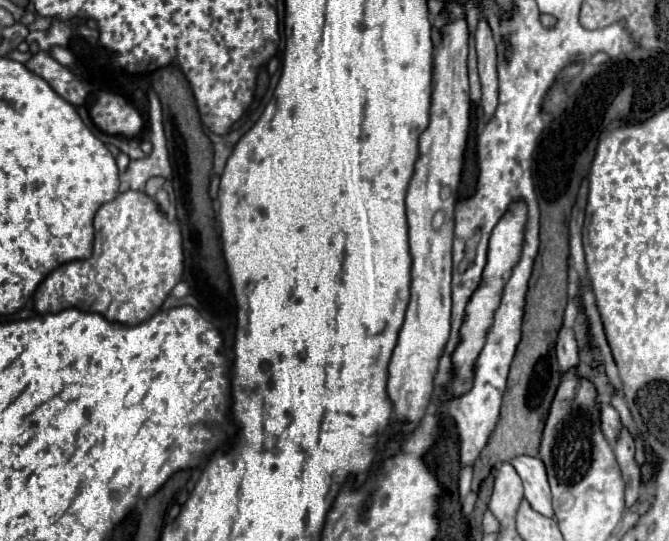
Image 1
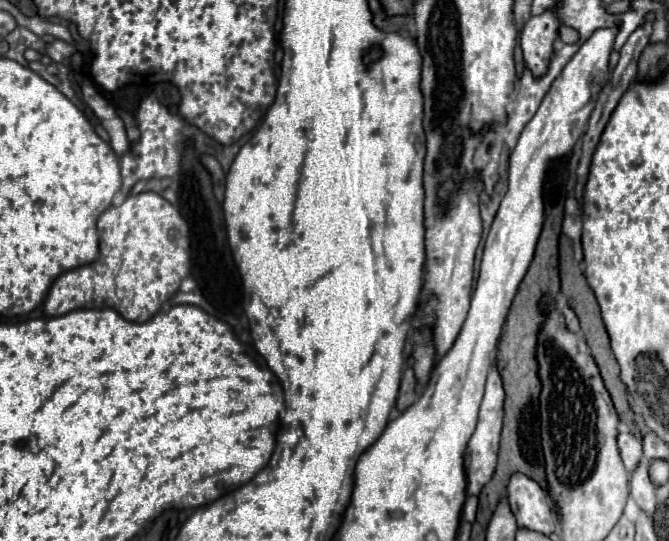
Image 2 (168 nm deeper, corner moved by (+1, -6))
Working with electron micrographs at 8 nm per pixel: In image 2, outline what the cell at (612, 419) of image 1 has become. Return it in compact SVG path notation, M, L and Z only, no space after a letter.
M618 434L618 446L628 472L634 472L642 462L642 442L632 434Z

